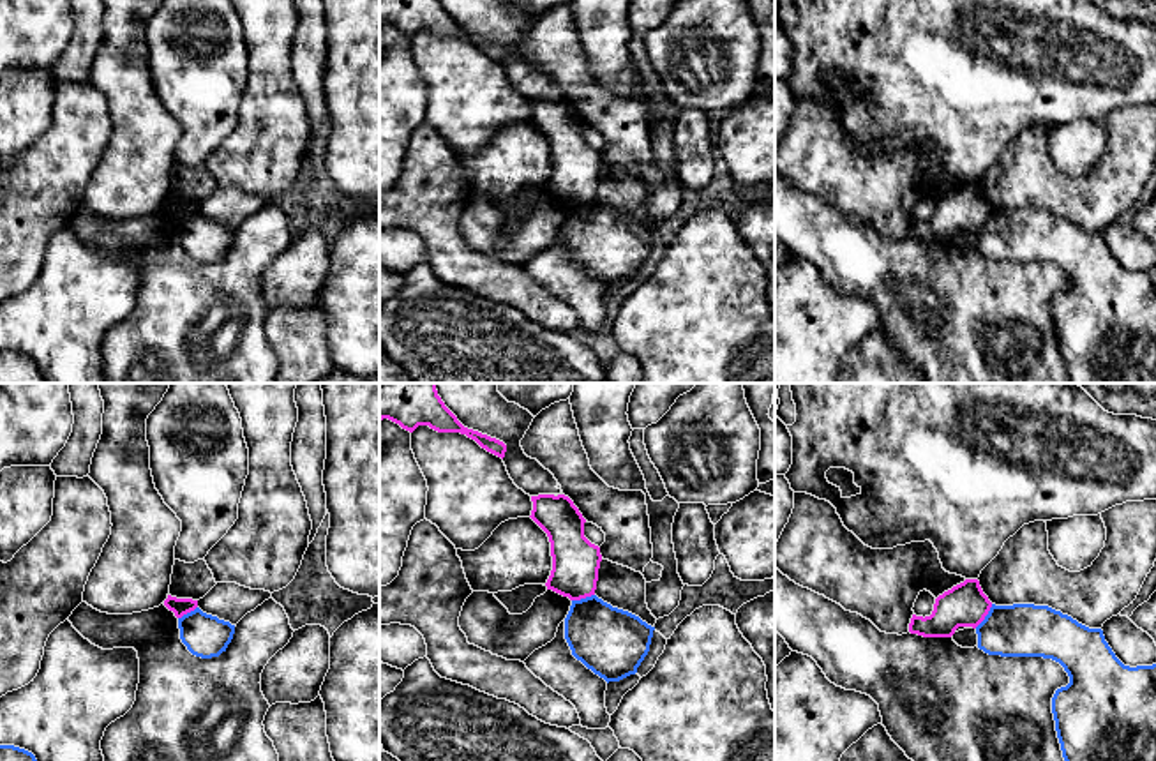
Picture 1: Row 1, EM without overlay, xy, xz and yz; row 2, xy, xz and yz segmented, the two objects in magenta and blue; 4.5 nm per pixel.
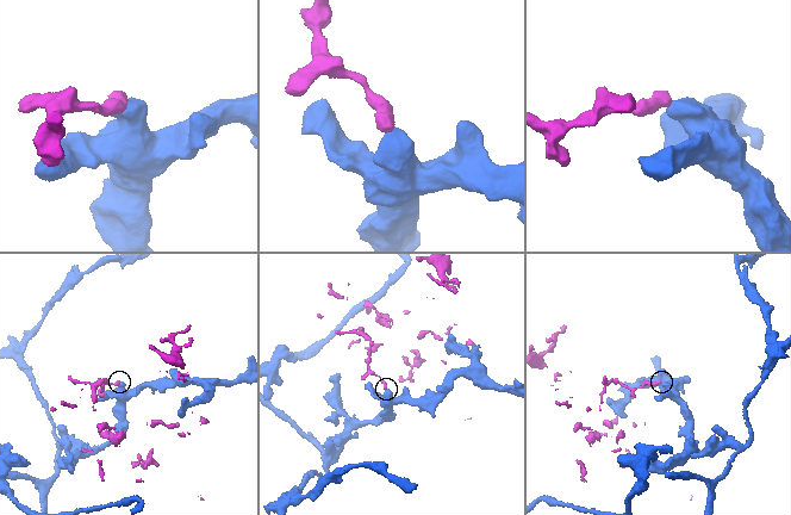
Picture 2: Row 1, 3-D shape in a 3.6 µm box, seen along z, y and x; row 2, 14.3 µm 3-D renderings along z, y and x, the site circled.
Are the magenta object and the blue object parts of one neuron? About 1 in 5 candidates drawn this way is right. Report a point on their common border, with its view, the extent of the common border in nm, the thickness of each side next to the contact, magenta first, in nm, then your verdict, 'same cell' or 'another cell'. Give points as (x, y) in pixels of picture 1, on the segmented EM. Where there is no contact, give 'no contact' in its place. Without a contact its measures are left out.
contact yz (985, 615); length 140 nm; calibres 200 and 240 nm; another cell

